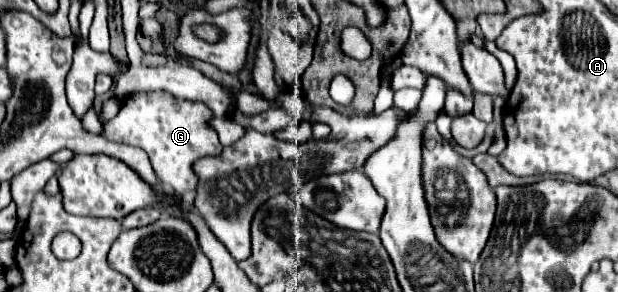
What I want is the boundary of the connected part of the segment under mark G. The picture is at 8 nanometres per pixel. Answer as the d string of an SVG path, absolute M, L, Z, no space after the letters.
M165 91L135 93L127 97L119 113L103 125L103 135L111 141L141 147L149 155L149 161L161 183L165 187L171 187L183 203L191 203L197 185L197 177L191 171L193 161L207 155L219 155L223 149L217 133L207 127L207 121L211 117L213 113L203 103L175 99Z

